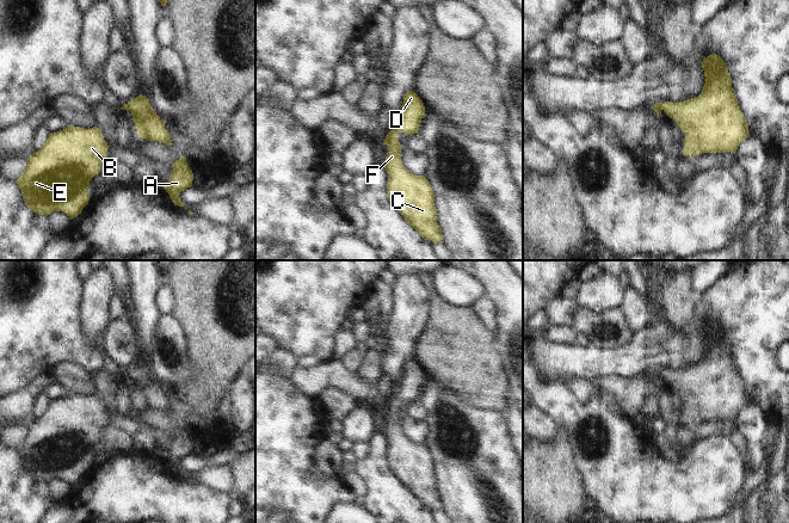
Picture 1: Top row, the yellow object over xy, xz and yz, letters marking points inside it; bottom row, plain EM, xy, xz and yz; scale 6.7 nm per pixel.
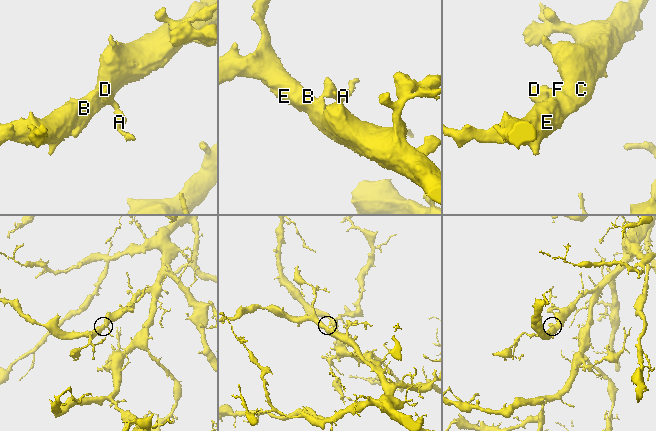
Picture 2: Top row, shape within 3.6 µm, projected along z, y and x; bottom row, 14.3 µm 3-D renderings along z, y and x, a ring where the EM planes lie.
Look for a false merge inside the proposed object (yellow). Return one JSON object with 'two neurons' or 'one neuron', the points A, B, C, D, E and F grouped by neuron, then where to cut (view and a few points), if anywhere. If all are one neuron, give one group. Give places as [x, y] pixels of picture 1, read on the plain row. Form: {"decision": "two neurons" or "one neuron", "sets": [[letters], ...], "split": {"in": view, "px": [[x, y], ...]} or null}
{"decision": "one neuron", "sets": [["A", "B", "C", "D", "E", "F"]], "split": null}

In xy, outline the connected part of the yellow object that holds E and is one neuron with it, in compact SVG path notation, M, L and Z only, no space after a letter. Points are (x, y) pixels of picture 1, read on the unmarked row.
M97 394L68 395L50 401L16 448L26 474L37 482L63 479L76 485L88 472L86 459L107 424L107 410Z

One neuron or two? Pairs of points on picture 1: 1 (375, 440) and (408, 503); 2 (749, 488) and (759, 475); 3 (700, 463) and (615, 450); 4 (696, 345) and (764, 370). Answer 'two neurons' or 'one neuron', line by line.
1: one neuron
2: one neuron
3: one neuron
4: one neuron

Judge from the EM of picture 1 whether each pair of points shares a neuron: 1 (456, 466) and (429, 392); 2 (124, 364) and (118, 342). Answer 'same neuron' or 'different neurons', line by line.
1: same neuron
2: same neuron

